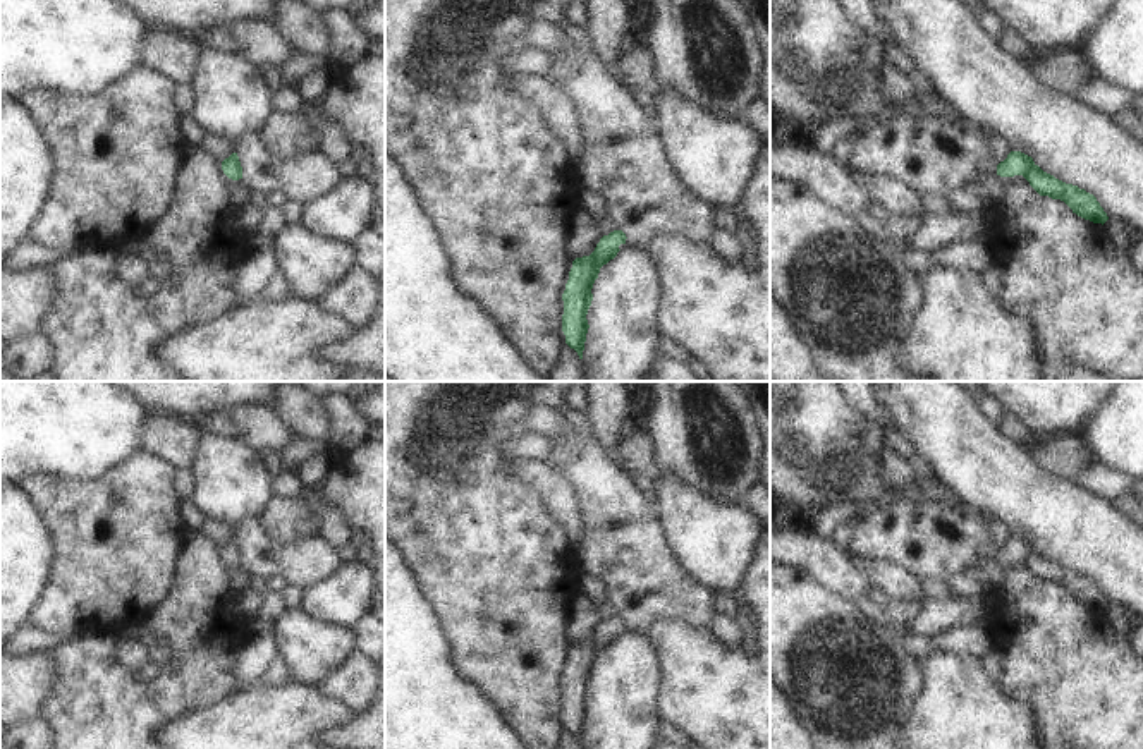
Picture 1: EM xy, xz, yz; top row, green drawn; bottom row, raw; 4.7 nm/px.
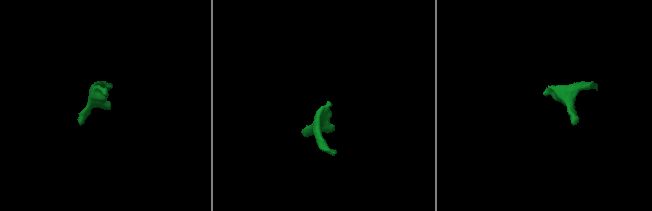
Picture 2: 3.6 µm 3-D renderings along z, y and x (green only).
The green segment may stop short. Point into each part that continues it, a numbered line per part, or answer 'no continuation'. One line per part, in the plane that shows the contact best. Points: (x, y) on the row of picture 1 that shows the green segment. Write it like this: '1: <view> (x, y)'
1: xz (605, 225)

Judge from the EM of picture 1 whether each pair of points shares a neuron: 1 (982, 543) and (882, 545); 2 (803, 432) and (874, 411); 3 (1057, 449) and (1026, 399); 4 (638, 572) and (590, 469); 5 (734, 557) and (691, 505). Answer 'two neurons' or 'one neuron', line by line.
1: one neuron
2: two neurons
3: two neurons
4: one neuron
5: one neuron

